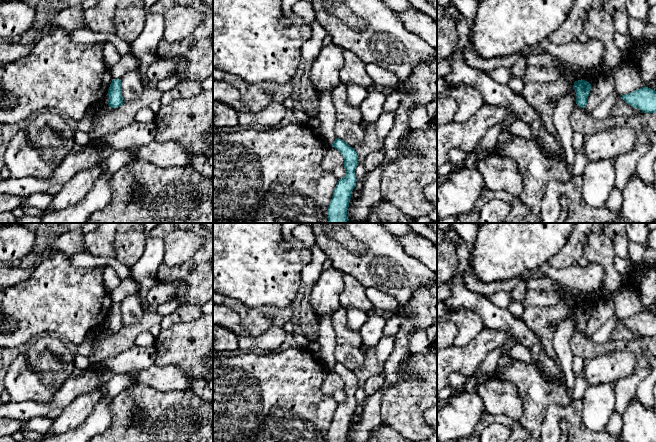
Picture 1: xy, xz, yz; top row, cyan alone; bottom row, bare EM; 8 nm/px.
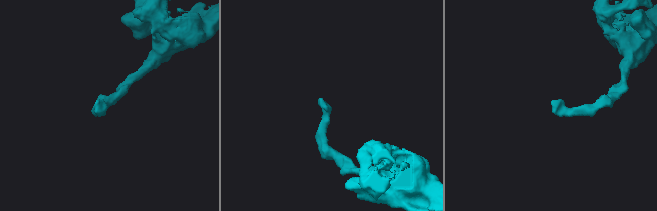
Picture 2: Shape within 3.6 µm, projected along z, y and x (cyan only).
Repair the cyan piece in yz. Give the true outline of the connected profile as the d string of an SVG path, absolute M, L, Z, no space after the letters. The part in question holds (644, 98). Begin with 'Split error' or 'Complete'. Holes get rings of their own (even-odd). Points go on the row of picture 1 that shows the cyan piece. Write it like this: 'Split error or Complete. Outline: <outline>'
Complete. Outline: M642 87L629 94L622 95L622 99L644 113L656 113L656 91L651 88Z

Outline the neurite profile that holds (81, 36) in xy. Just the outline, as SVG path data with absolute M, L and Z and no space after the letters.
M77 29L71 32L71 40L78 44L95 44L97 42L112 43L121 57L130 53L129 43L119 38L116 34L95 32L87 29Z

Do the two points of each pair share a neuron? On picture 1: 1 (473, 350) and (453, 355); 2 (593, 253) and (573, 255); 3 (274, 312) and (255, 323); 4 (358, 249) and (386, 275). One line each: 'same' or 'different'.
1: same
2: different
3: same
4: different

